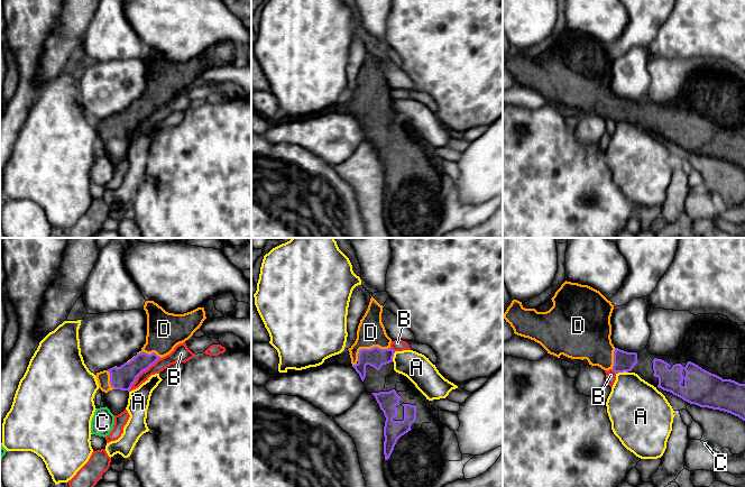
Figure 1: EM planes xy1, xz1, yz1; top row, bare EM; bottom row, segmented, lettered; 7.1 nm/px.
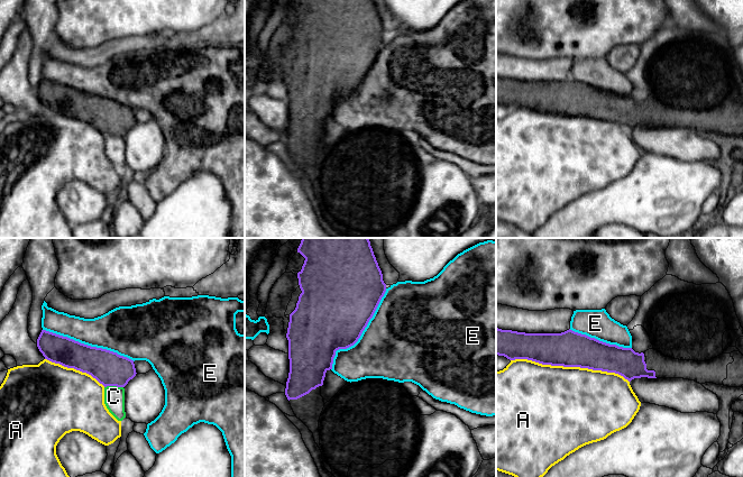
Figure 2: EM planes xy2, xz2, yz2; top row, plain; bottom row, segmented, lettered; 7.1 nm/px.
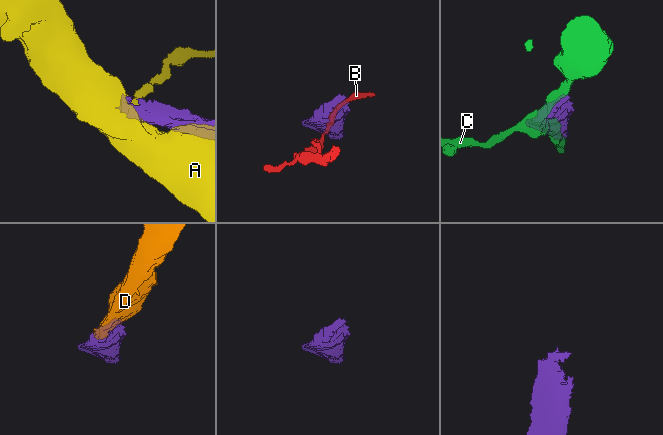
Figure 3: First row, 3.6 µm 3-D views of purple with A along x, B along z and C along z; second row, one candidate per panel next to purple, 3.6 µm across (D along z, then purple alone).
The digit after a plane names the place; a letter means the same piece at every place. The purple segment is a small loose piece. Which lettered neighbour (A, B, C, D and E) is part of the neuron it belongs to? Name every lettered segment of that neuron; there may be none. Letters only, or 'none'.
D

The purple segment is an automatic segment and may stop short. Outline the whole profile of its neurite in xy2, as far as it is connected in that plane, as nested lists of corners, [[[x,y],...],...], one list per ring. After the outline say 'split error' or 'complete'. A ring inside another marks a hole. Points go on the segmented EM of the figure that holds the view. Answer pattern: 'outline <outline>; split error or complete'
outline [[[42,330],[37,347],[45,359],[86,373],[104,387],[125,387],[137,374],[134,360],[127,357],[46,330]]]; complete

